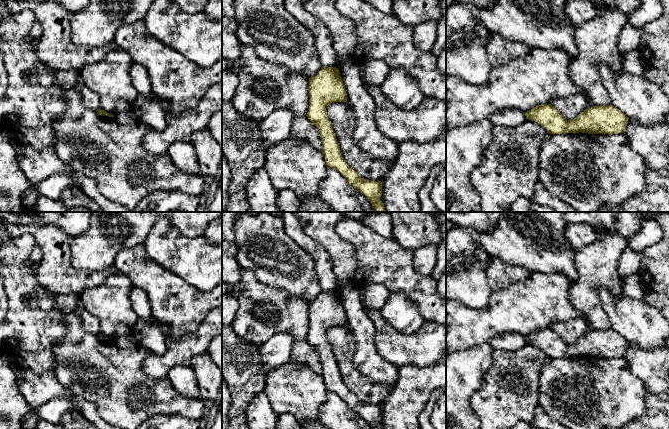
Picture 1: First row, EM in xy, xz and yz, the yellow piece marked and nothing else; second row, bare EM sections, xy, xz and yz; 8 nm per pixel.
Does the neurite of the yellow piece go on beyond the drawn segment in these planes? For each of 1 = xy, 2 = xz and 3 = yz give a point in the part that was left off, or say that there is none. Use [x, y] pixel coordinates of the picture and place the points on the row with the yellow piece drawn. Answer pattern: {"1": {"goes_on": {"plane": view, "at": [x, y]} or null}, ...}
{"1": {"goes_on": null}, "2": {"goes_on": null}, "3": {"goes_on": null}}

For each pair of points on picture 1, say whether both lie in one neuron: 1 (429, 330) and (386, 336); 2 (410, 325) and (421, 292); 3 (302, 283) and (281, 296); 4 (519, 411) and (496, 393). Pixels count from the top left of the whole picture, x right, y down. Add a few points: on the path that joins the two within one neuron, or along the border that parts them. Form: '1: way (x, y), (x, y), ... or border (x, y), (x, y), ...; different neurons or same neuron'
1: way (418, 340), (397, 340); same neuron
2: border (397, 292), (403, 292), (411, 299), (426, 320); different neurons
3: border (265, 283), (283, 288), (308, 302); different neurons
4: way (513, 405), (506, 398), (502, 398); same neuron

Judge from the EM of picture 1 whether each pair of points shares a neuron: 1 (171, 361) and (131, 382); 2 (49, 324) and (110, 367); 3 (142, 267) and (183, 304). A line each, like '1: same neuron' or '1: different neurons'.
1: different neurons
2: different neurons
3: same neuron

